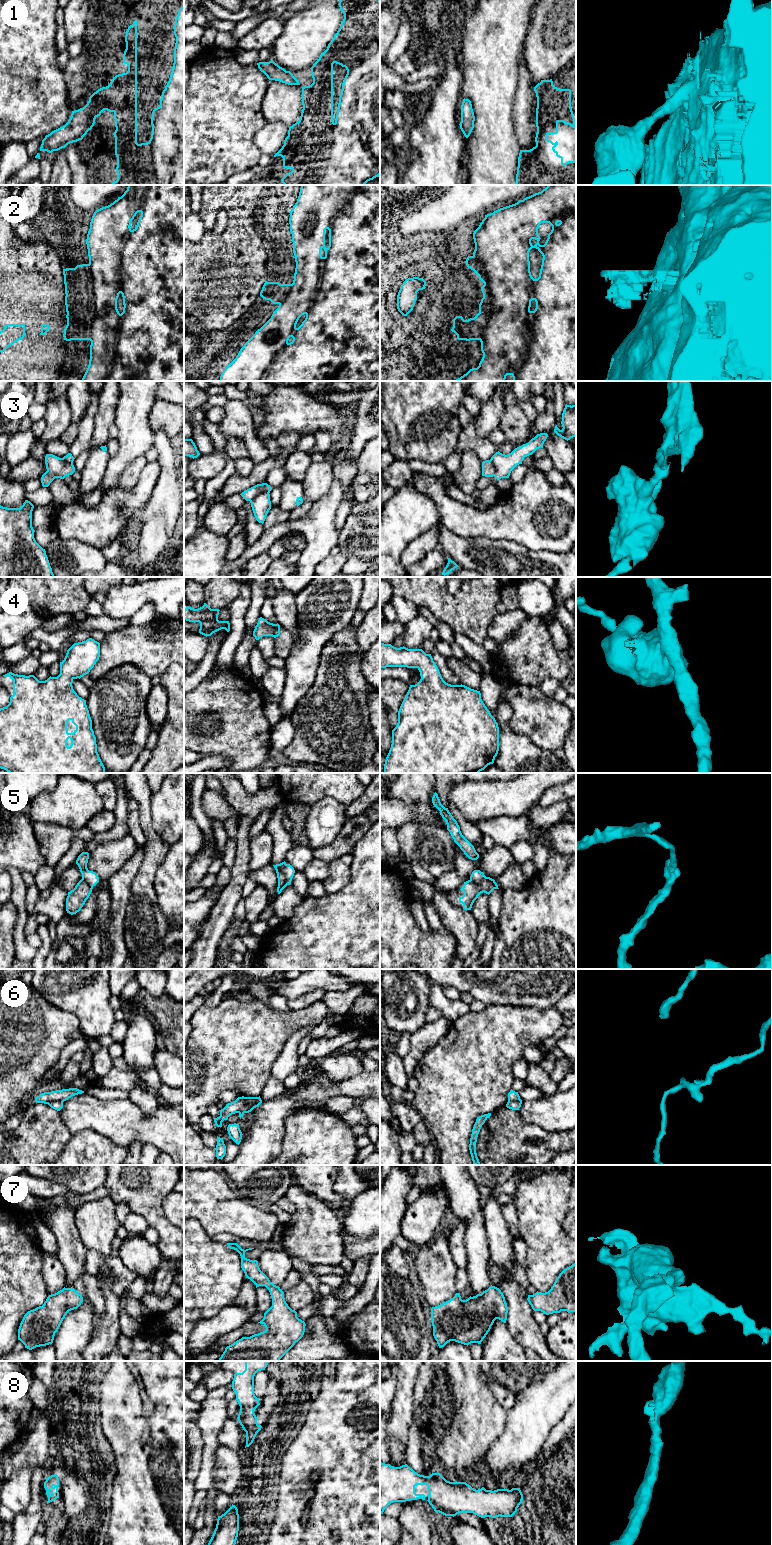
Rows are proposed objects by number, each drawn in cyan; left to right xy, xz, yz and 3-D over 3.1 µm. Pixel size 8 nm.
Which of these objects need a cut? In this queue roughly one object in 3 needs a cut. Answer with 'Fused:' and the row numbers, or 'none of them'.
Fused: 1, 2, 3, 5, 6

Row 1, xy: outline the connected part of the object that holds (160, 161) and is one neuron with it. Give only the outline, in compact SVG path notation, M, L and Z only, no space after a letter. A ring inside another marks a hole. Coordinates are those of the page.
M184 5L178 10L174 35L172 72L162 92L160 105L152 112L152 134L147 143L137 143L137 20L128 27L125 35L123 63L128 65L128 71L116 75L108 86L94 92L82 108L89 130L104 110L114 113L117 180L112 185L184 185Z

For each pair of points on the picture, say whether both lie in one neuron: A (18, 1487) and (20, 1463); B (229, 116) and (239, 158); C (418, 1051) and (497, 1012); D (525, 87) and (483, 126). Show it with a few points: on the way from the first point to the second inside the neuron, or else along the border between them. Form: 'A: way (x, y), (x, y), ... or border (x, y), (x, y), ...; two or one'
A: border (32, 1449), (27, 1452), (28, 1465), (13, 1471); two
B: way (229, 126), (229, 148); one
C: border (451, 1024), (448, 1031), (421, 1057); two
D: border (518, 74), (513, 120); two

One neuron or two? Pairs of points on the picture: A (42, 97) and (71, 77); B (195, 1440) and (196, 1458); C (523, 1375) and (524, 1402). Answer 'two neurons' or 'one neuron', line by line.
A: two neurons
B: one neuron
C: two neurons

